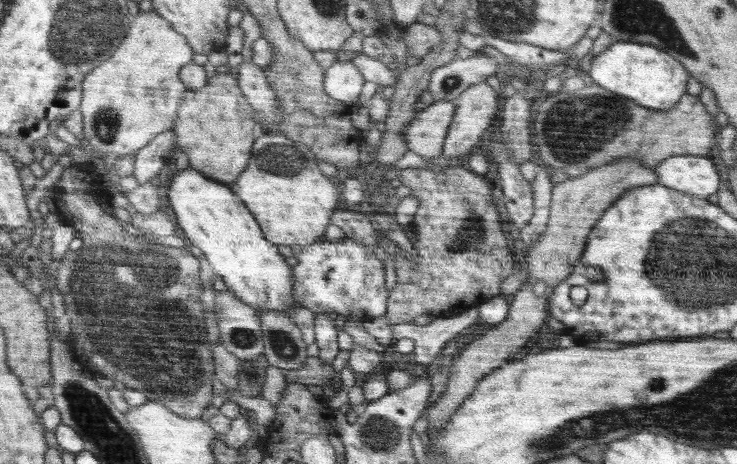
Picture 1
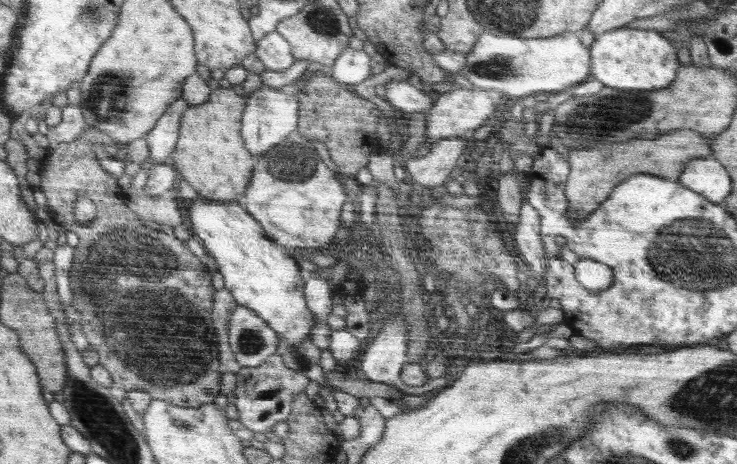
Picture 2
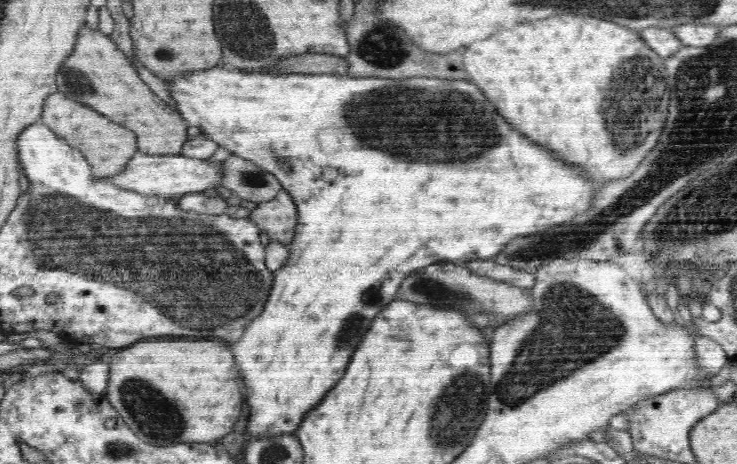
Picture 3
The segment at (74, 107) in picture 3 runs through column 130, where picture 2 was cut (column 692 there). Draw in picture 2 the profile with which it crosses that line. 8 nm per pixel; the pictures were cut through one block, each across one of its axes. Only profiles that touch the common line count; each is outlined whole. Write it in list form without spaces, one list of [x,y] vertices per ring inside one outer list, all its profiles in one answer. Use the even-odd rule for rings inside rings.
[[[678,130],[666,132],[654,140],[630,140],[614,146],[596,146],[568,152],[568,182],[565,195],[569,203],[569,222],[585,220],[612,194],[613,189],[635,175],[653,175],[677,181],[685,164],[692,159],[712,156],[711,142],[700,132]]]

